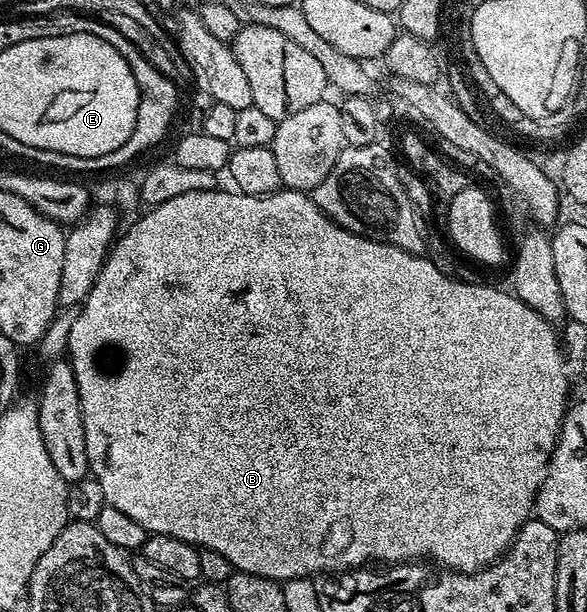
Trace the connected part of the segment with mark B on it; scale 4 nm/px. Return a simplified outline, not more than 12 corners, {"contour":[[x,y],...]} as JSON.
{"contour":[[184,192],[72,323],[90,474],[271,578],[494,565],[509,289]]}

